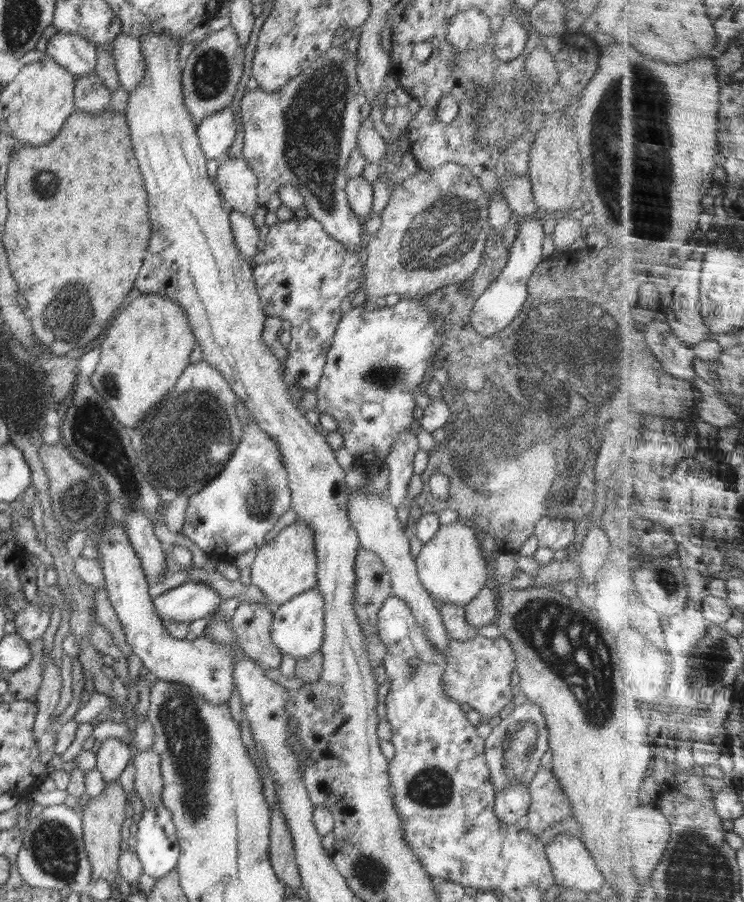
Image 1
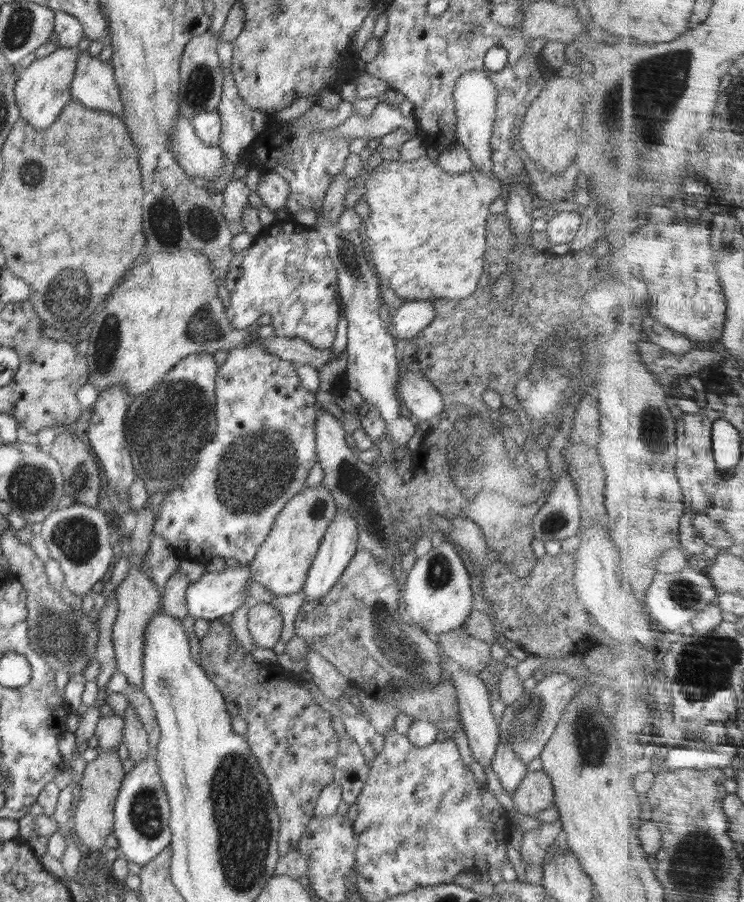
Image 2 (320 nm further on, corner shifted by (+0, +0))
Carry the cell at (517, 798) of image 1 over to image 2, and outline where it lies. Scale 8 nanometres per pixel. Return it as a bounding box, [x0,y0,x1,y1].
[491,743,529,794]

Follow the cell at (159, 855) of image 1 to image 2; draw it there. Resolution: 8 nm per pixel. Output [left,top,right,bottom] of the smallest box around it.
[113,757,171,867]

